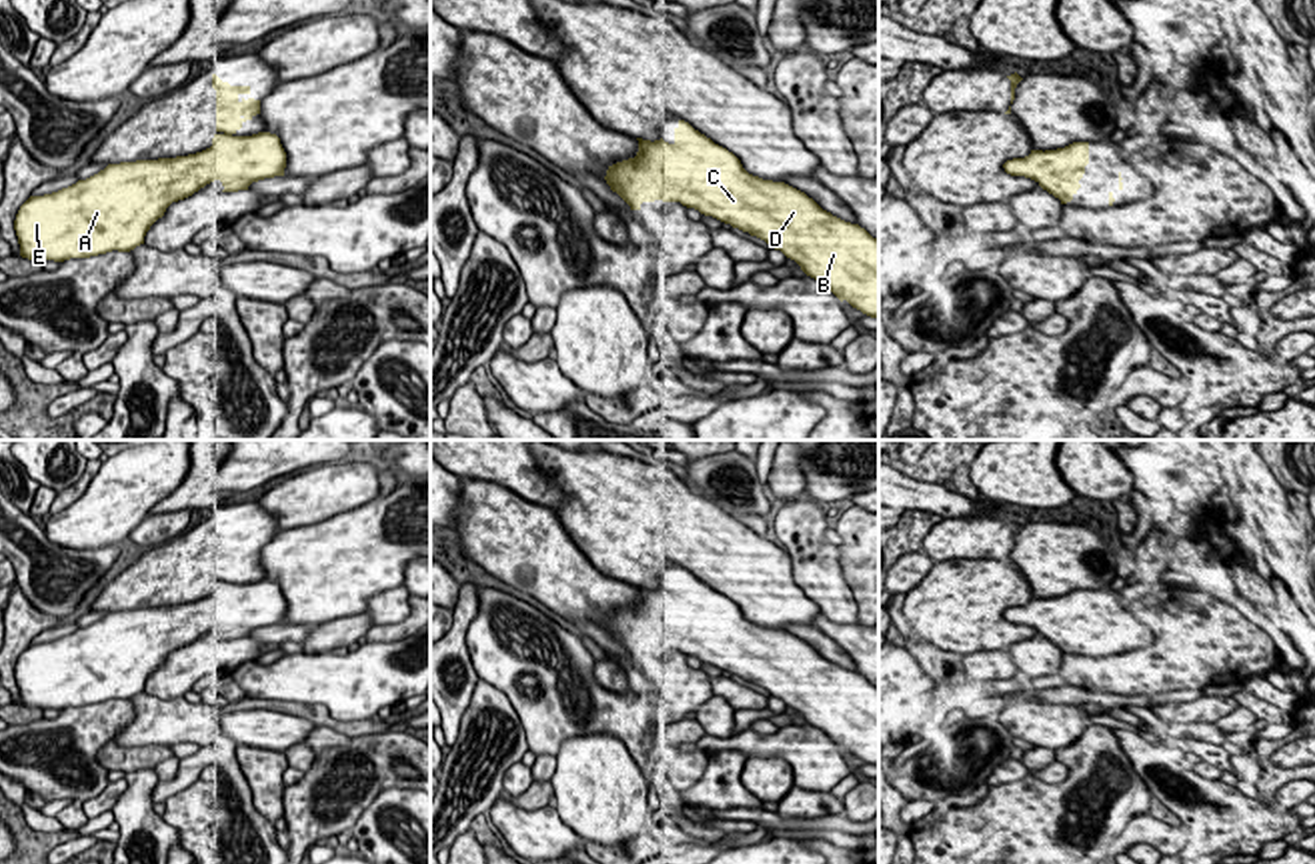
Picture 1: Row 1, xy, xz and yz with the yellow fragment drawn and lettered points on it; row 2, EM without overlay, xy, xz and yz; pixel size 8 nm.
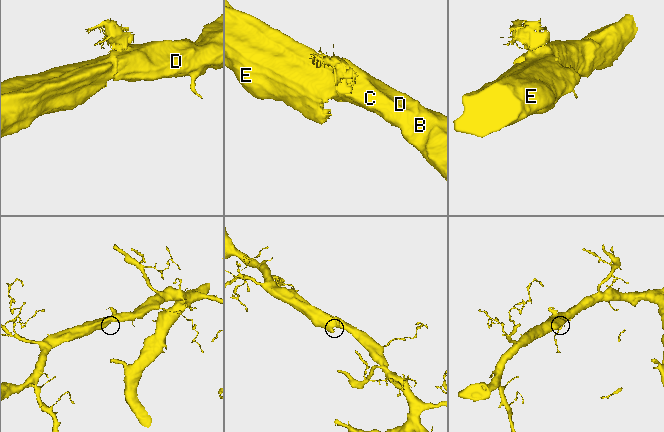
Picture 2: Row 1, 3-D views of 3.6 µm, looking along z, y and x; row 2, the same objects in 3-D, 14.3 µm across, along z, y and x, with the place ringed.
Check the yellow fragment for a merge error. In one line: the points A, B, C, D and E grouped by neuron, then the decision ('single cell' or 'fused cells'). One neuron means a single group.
A B C D E; single cell

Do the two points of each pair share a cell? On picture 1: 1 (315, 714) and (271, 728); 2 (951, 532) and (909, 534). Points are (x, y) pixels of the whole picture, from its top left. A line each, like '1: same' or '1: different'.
1: different
2: different

